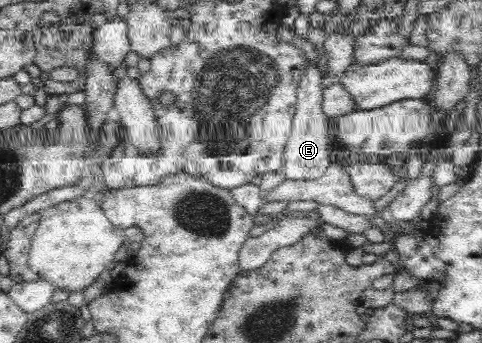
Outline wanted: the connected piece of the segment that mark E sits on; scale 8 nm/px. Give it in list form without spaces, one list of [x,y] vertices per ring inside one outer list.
[[[310,65],[303,74],[297,90],[297,109],[291,123],[291,135],[283,153],[282,171],[286,180],[311,181],[322,178],[331,167],[330,119],[323,111],[322,76],[318,67]]]

